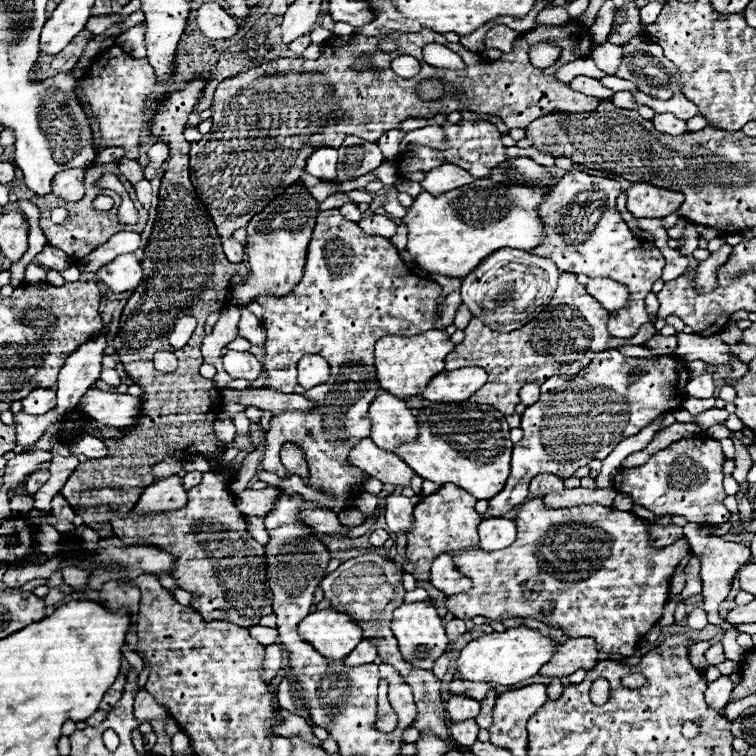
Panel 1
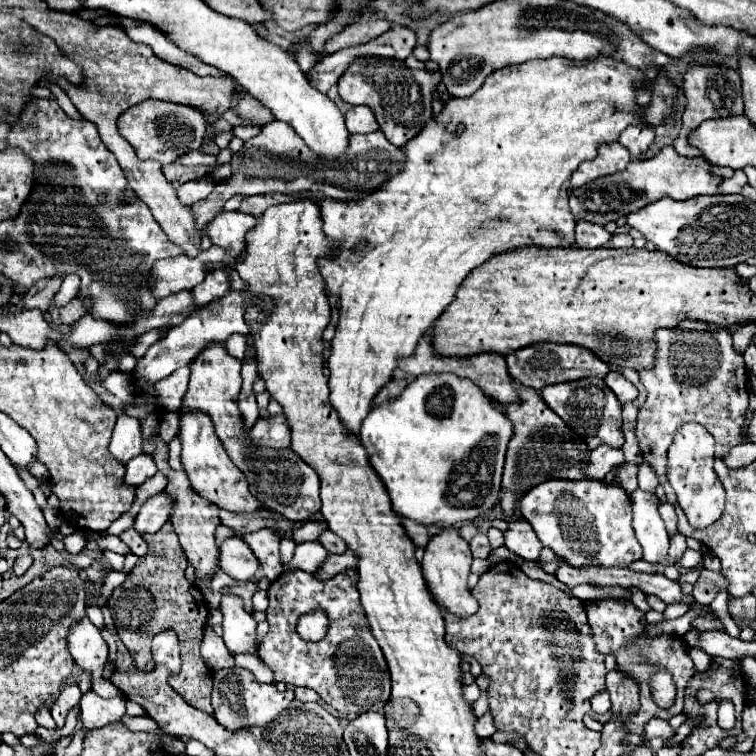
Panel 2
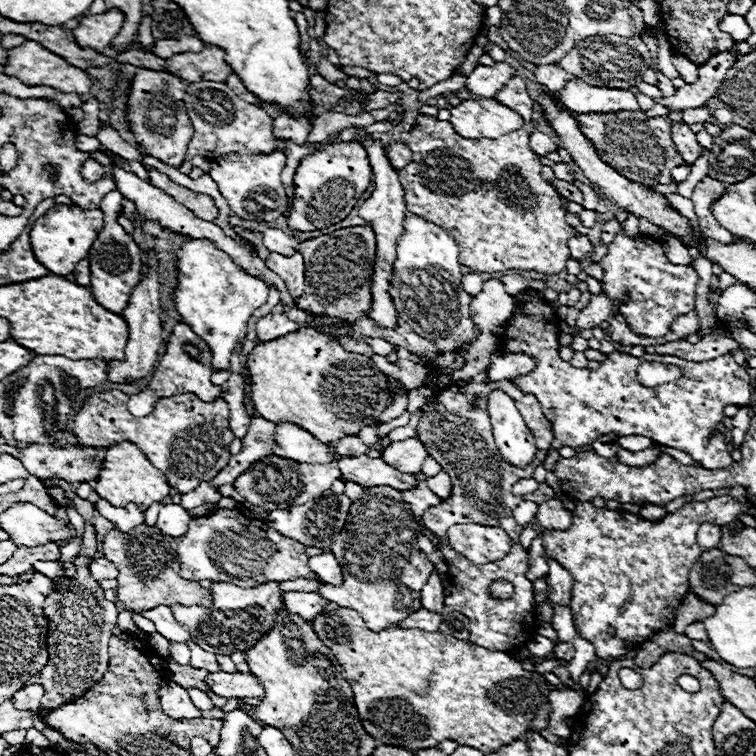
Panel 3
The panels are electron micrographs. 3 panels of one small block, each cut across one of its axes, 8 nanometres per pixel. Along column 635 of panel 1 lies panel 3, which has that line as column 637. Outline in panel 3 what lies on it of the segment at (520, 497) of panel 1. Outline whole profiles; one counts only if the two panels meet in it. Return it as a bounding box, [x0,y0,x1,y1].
[502,294,750,470]

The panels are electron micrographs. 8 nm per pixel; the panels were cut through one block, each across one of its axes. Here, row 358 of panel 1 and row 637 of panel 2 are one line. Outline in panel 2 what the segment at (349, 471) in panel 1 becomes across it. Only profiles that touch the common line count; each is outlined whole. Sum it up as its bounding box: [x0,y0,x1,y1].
[258,568,390,714]

